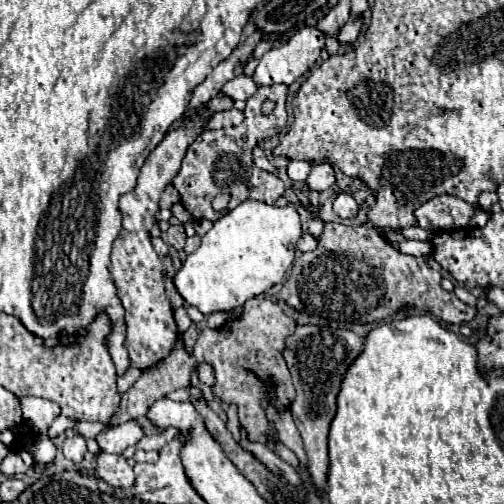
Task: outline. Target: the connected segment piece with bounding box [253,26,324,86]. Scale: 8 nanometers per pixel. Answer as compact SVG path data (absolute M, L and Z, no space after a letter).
M316 28L298 30L282 48L271 49L260 58L253 80L258 86L292 84L311 70L324 48L324 34Z

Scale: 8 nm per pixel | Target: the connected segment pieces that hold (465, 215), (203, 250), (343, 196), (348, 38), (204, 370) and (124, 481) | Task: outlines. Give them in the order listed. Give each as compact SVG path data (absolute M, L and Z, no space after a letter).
M450 194L436 196L424 206L420 206L420 210L416 210L418 226L432 232L448 232L448 230L466 228L474 214L476 210L472 204Z
M246 200L214 222L210 232L202 236L200 248L182 262L174 284L186 304L198 308L204 316L212 312L232 312L284 278L294 260L298 238L300 218L292 204L278 208Z
M340 192L334 200L334 212L346 220L346 218L352 218L358 214L358 204L348 192Z
M354 18L352 22L348 22L348 24L338 32L338 40L340 40L342 44L354 42L354 40L356 40L356 36L358 36L358 32L360 32L360 26L362 26L362 20Z
M200 364L198 366L198 378L200 378L200 382L202 384L206 384L206 386L214 386L214 370L212 370L212 366L210 364Z
M100 452L96 472L106 484L116 488L132 488L136 484L136 474L124 456Z

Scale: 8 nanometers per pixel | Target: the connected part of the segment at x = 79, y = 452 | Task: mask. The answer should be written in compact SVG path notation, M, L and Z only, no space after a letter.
M70 434L66 440L64 440L64 446L62 446L62 452L68 460L80 464L84 460L84 454L88 452L86 450L86 440L80 436L80 434Z

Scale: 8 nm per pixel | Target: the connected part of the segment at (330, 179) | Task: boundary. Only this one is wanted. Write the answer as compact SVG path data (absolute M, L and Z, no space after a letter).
M316 164L312 166L308 180L306 180L308 188L312 192L324 192L334 184L334 170L330 164Z

